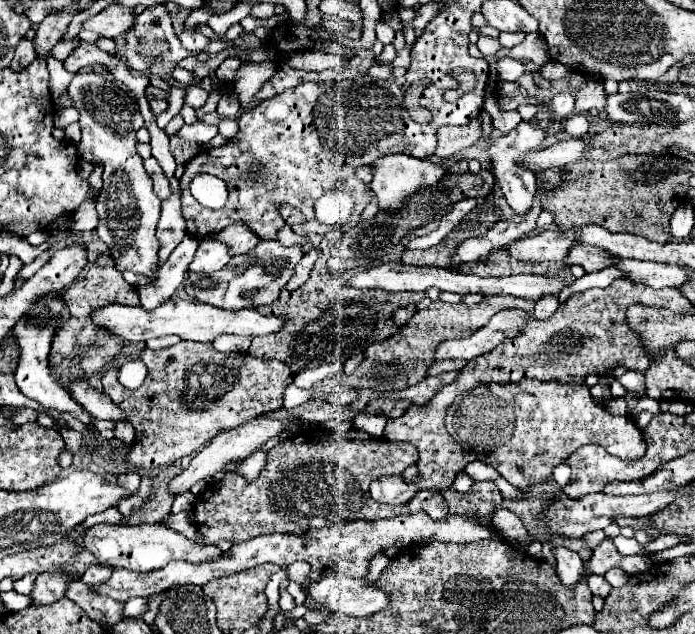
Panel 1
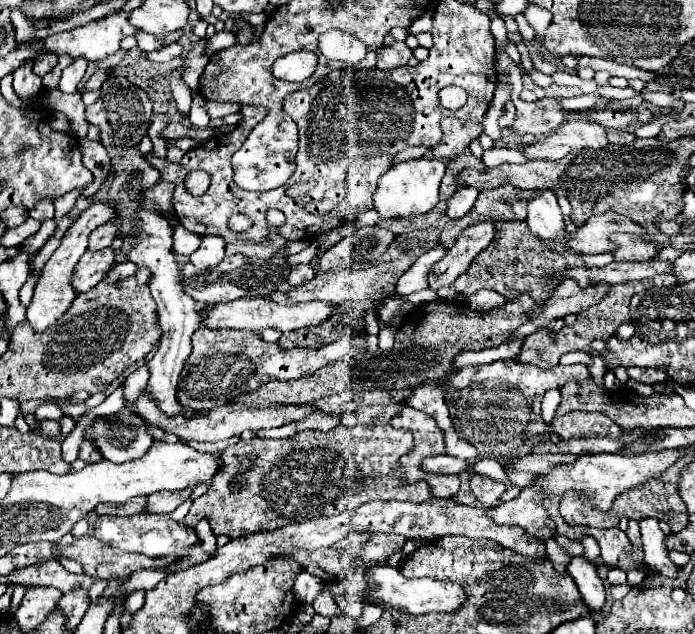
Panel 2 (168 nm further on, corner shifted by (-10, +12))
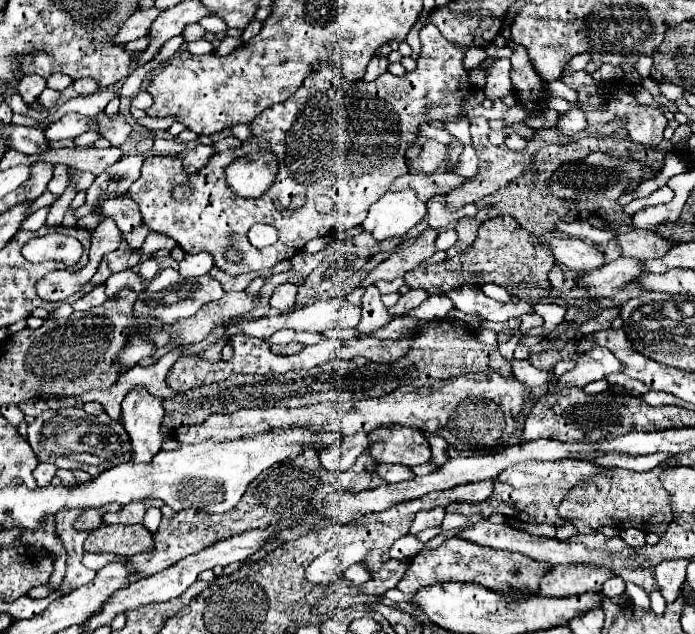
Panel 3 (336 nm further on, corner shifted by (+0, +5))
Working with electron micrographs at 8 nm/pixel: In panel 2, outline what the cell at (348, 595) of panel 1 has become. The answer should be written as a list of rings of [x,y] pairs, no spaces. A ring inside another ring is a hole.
[[[377,566],[377,568],[367,570],[365,574],[377,582],[377,590],[367,590],[365,600],[381,600],[393,608],[405,608],[409,614],[415,614],[415,616],[429,614],[429,612],[451,614],[451,612],[457,612],[463,606],[463,602],[467,600],[463,586],[457,582],[451,582],[451,580],[431,580],[431,578],[409,580],[393,566]]]

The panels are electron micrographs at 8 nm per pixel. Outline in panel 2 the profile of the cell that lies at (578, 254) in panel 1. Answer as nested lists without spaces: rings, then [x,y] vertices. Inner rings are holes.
[[[615,234],[611,236],[611,240],[617,244],[617,250],[613,252],[615,260],[645,262],[645,260],[653,260],[661,250],[659,244],[651,244],[637,234]]]

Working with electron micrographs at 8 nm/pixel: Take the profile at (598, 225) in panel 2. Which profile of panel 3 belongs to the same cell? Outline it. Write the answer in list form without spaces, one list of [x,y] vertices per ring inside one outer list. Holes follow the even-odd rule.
[[[635,229],[631,233],[619,233],[613,237],[621,247],[621,257],[629,259],[647,259],[647,257],[661,257],[665,251],[671,249],[671,243],[663,239],[655,231]]]

